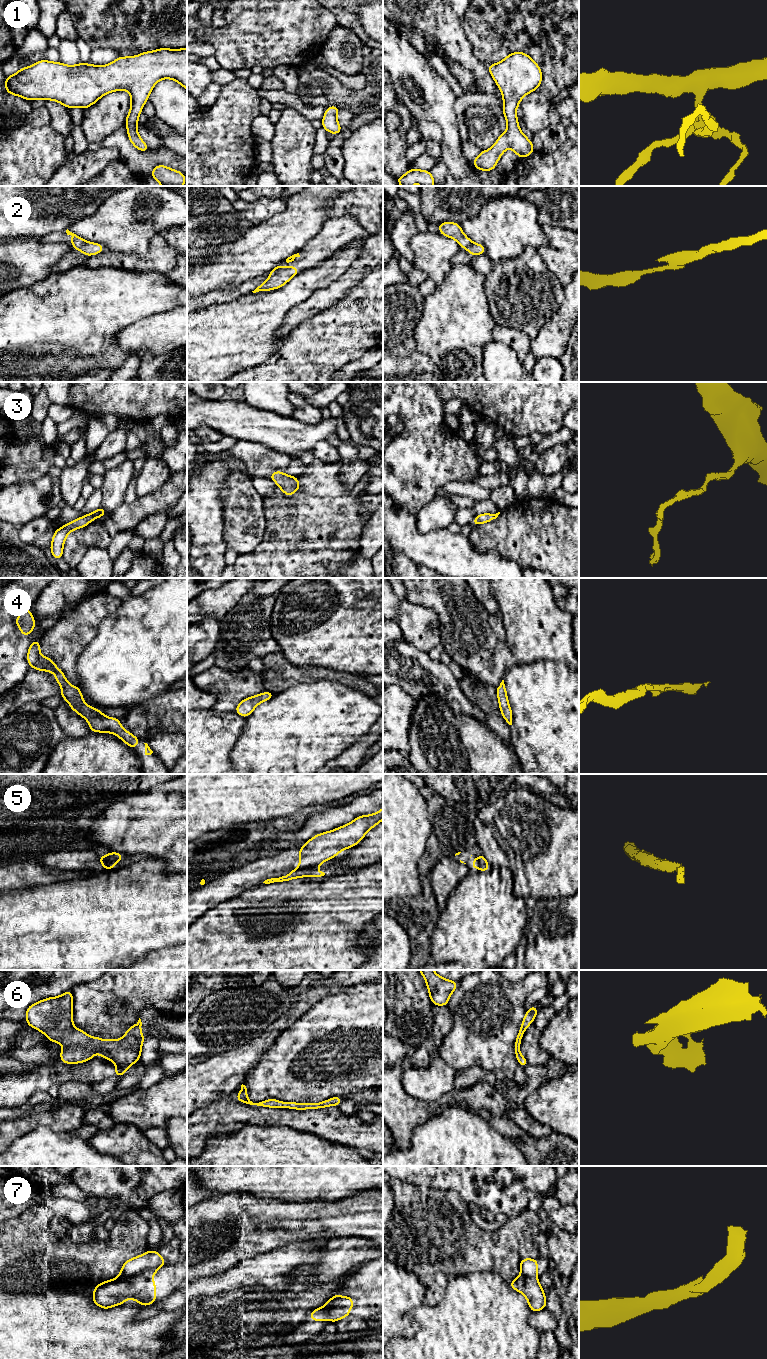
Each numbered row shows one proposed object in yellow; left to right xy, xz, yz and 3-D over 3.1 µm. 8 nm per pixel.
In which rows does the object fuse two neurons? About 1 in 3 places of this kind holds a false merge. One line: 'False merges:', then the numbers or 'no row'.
False merges: 2, 5, 7

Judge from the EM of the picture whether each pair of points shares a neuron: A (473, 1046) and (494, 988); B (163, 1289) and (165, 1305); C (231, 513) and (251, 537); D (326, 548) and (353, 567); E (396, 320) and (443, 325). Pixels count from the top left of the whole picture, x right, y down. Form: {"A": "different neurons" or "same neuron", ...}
{"A": "same neuron", "B": "different neurons", "C": "same neuron", "D": "different neurons", "E": "different neurons"}

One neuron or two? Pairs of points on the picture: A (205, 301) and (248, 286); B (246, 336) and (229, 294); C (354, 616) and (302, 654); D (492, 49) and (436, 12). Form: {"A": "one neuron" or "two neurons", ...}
{"A": "one neuron", "B": "two neurons", "C": "one neuron", "D": "two neurons"}

